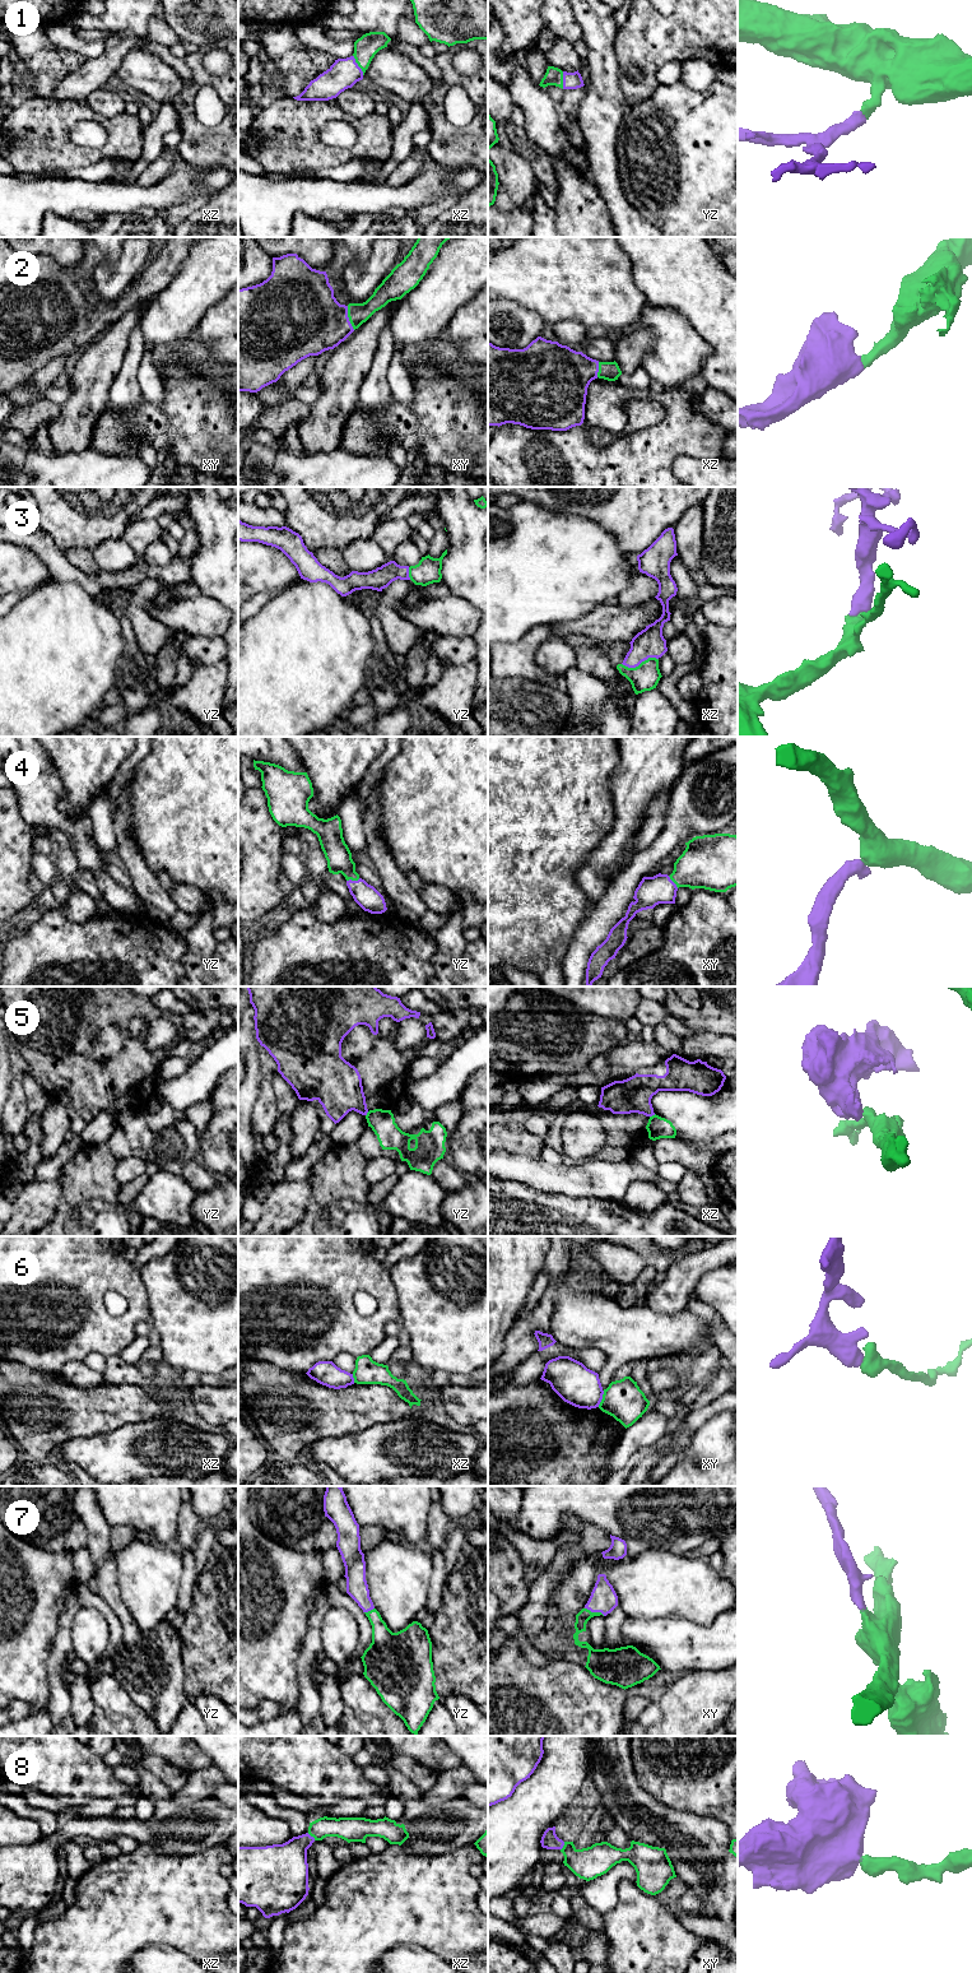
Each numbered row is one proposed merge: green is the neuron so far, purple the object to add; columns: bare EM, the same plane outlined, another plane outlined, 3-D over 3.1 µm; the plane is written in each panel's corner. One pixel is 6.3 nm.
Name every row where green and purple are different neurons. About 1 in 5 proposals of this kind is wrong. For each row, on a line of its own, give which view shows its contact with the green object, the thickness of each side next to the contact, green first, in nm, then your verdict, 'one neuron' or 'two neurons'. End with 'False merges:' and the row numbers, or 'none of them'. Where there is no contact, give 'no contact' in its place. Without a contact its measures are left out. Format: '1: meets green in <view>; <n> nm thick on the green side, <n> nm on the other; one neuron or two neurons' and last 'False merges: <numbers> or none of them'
1: meets green in xz; 150 nm thick on the green side, 190 nm on the other; one neuron
2: meets green in xy; 130 nm thick on the green side, 440 nm on the other; one neuron
3: meets green in xz; 170 nm thick on the green side, 190 nm on the other; one neuron
4: meets green in yz; 160 nm thick on the green side, 150 nm on the other; one neuron
5: meets green in xz; 140 nm thick on the green side, 220 nm on the other; two neurons
6: meets green in xy; 260 nm thick on the green side, 260 nm on the other; two neurons
7: meets green in xy; 80 nm thick on the green side, 170 nm on the other; one neuron
8: meets green in xz; 150 nm thick on the green side, 280 nm on the other; one neuron
False merges: 5, 6

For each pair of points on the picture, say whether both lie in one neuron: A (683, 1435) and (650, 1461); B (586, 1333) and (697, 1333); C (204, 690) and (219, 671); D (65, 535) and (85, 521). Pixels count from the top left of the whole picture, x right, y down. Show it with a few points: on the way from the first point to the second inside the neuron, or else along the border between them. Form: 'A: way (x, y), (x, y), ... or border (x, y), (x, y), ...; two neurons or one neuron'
A: way (677, 1444), (659, 1456); one neuron
B: way (614, 1333), (669, 1333); one neuron
C: way (208, 685), (217, 676); one neuron
D: way (70, 530), (80, 521); one neuron

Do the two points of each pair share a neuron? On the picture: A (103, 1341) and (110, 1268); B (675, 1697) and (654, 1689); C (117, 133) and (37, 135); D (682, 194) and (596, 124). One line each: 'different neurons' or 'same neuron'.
A: same neuron
B: different neurons
C: same neuron
D: different neurons

